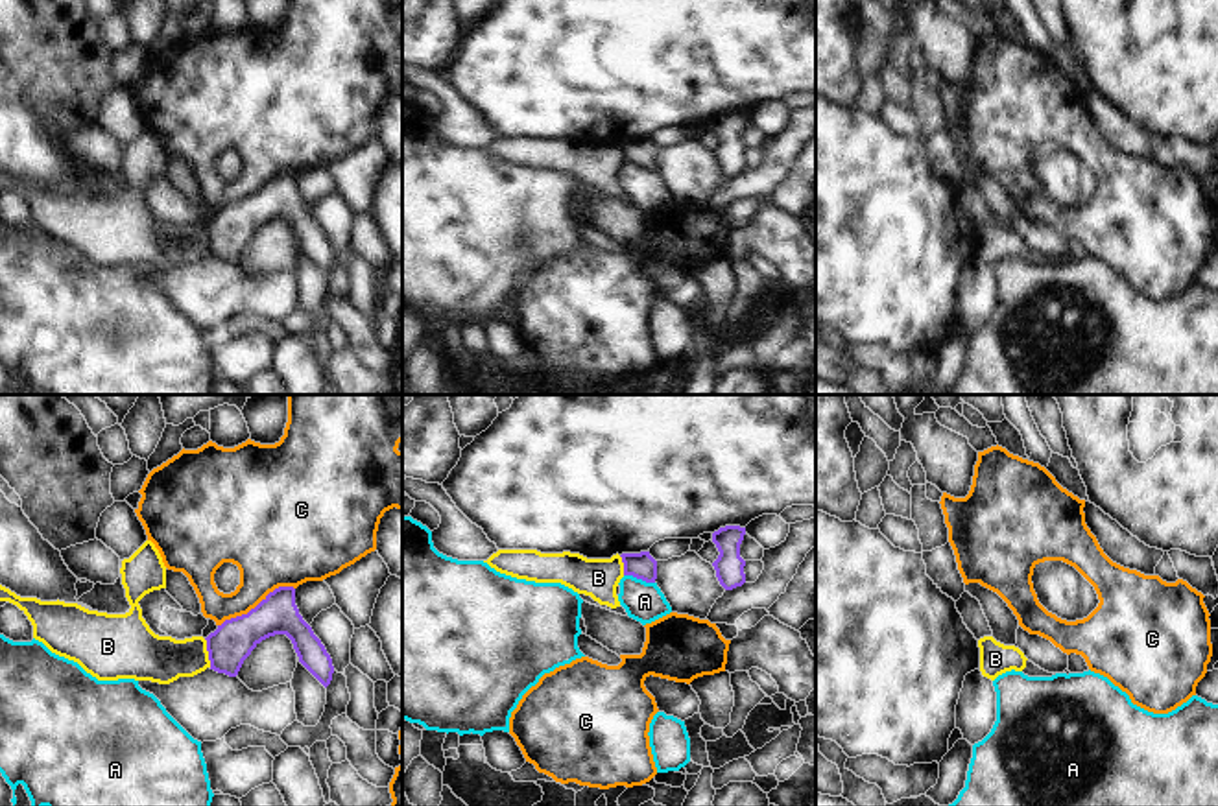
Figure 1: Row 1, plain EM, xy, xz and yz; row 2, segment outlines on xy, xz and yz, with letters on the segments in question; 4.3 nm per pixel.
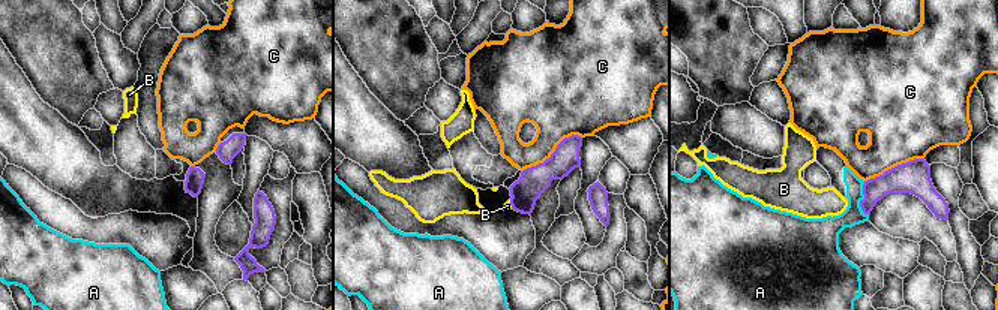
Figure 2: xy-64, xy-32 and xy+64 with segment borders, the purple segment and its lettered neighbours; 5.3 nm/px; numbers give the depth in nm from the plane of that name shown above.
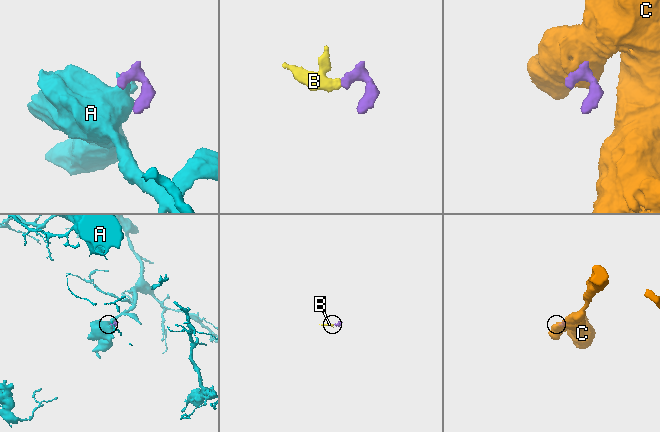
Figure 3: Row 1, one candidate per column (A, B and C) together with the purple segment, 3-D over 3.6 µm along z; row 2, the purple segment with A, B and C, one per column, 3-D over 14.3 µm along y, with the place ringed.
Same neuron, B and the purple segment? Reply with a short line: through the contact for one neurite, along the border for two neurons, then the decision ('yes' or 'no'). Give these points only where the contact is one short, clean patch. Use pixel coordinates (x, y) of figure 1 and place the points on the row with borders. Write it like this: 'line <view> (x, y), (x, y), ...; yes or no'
line xy (203, 639), (211, 666); no

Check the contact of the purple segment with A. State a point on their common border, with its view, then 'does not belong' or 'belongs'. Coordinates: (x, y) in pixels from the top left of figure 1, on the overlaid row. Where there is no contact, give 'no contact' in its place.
meets purple in xz at (639, 578); does not belong

